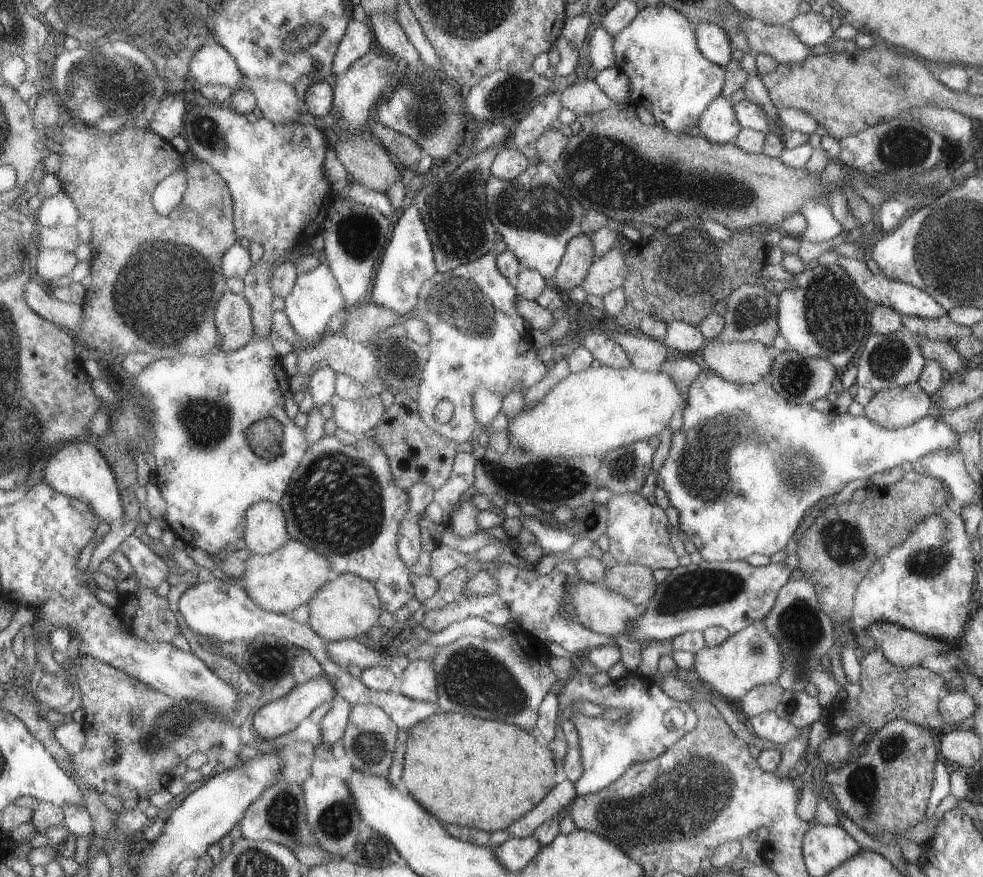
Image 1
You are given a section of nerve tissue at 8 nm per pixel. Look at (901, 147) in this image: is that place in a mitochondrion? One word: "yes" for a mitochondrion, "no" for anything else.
yes

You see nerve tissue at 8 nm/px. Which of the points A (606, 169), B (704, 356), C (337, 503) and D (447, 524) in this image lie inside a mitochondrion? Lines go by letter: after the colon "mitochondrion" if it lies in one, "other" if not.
A: mitochondrion
B: other
C: mitochondrion
D: other

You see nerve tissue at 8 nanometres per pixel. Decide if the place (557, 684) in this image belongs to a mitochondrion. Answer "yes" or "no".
no

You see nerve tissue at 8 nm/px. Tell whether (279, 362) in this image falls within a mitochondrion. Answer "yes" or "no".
no

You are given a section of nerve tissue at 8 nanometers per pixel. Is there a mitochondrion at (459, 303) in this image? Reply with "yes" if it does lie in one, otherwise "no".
yes

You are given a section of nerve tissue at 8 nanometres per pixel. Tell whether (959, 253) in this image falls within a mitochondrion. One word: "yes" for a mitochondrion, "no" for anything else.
yes

